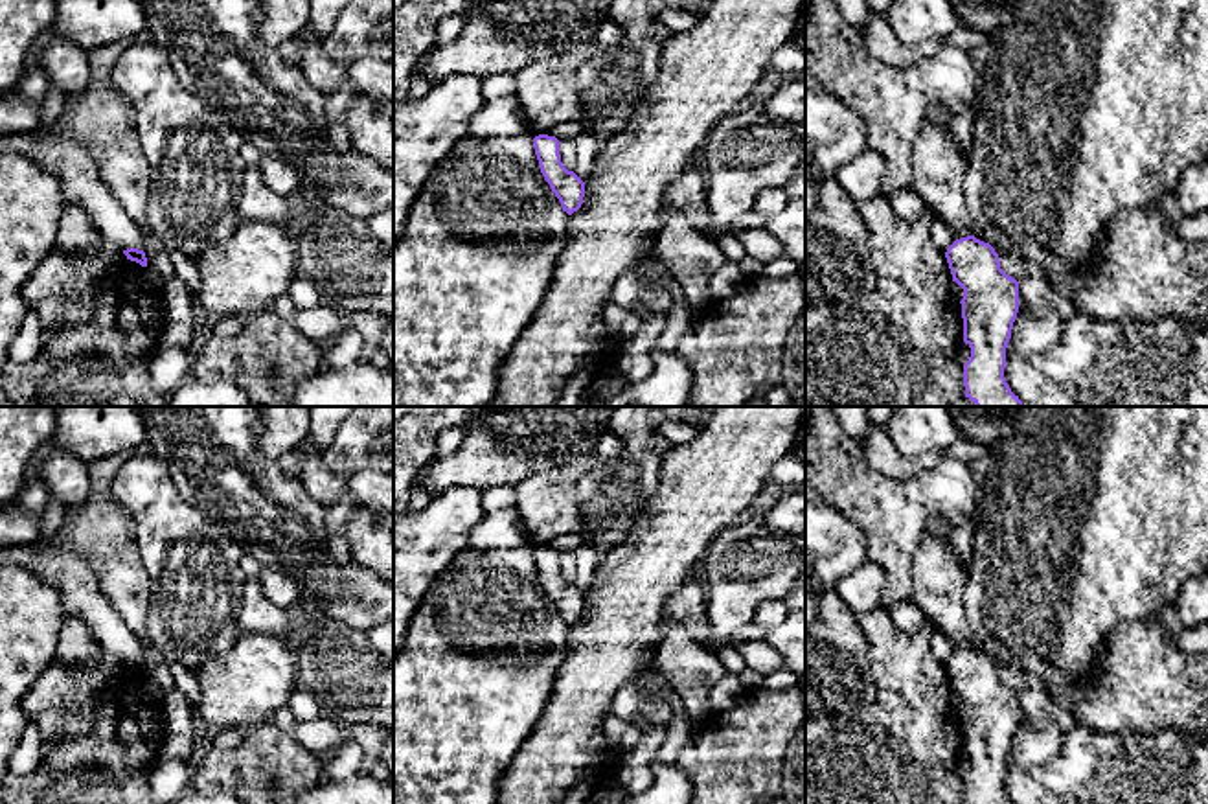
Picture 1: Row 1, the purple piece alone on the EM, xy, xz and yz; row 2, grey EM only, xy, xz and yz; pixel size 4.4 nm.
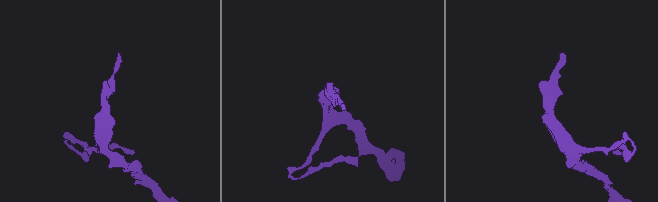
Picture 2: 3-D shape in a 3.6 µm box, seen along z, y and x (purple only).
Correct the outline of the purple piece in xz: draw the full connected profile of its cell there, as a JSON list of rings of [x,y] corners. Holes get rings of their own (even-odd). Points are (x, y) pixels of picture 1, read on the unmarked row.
[[[539,546],[533,550],[541,585],[559,611],[563,622],[572,627],[583,616],[585,594],[563,578],[559,556],[561,554],[555,548],[548,546]]]

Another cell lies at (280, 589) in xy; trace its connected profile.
[[[265,569],[259,576],[259,585],[263,596],[272,602],[276,607],[298,614],[303,613],[307,616],[316,614],[314,603],[307,602],[300,585],[287,574],[279,570]]]

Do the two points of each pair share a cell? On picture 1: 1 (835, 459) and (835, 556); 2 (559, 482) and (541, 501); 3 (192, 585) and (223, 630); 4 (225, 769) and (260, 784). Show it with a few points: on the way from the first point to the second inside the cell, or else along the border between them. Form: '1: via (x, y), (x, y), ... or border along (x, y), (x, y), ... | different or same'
1: border along (824, 503), (846, 516), (866, 539) | different
2: via (556, 486), (545, 497) | same
3: via (195, 597), (195, 602), (212, 619) | same
4: via (234, 771), (247, 771), (250, 775) | same

